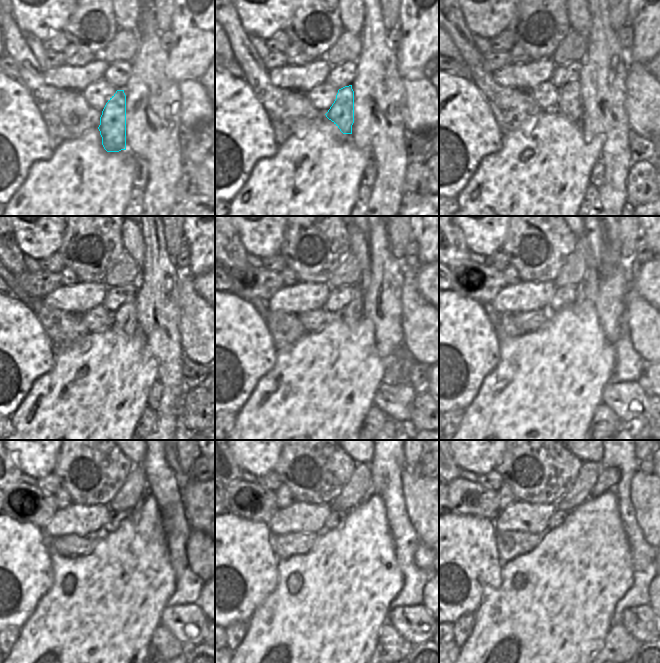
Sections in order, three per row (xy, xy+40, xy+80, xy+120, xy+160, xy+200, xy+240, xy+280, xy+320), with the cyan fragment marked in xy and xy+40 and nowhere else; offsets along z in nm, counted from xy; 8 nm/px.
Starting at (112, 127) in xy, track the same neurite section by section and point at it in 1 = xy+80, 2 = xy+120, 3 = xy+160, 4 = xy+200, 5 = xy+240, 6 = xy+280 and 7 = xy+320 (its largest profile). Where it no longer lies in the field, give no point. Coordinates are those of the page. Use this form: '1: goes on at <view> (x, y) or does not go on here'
1: goes on at xy+80 (569, 104)
2: goes on at xy+120 (124, 321)
3: goes on at xy+160 (354, 310)
4: goes on at xy+200 (581, 287)
5: goes on at xy+240 (134, 513)
6: goes on at xy+280 (378, 482)
7: goes on at xy+320 (609, 477)

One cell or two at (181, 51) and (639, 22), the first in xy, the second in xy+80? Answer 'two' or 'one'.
one

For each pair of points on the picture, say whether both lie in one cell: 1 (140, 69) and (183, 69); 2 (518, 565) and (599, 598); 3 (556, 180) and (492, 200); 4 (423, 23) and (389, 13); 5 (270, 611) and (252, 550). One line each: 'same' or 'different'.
1: different
2: same
3: same
4: different
5: different

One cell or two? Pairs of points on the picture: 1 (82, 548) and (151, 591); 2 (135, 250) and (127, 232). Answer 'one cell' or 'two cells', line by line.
1: two cells
2: one cell

